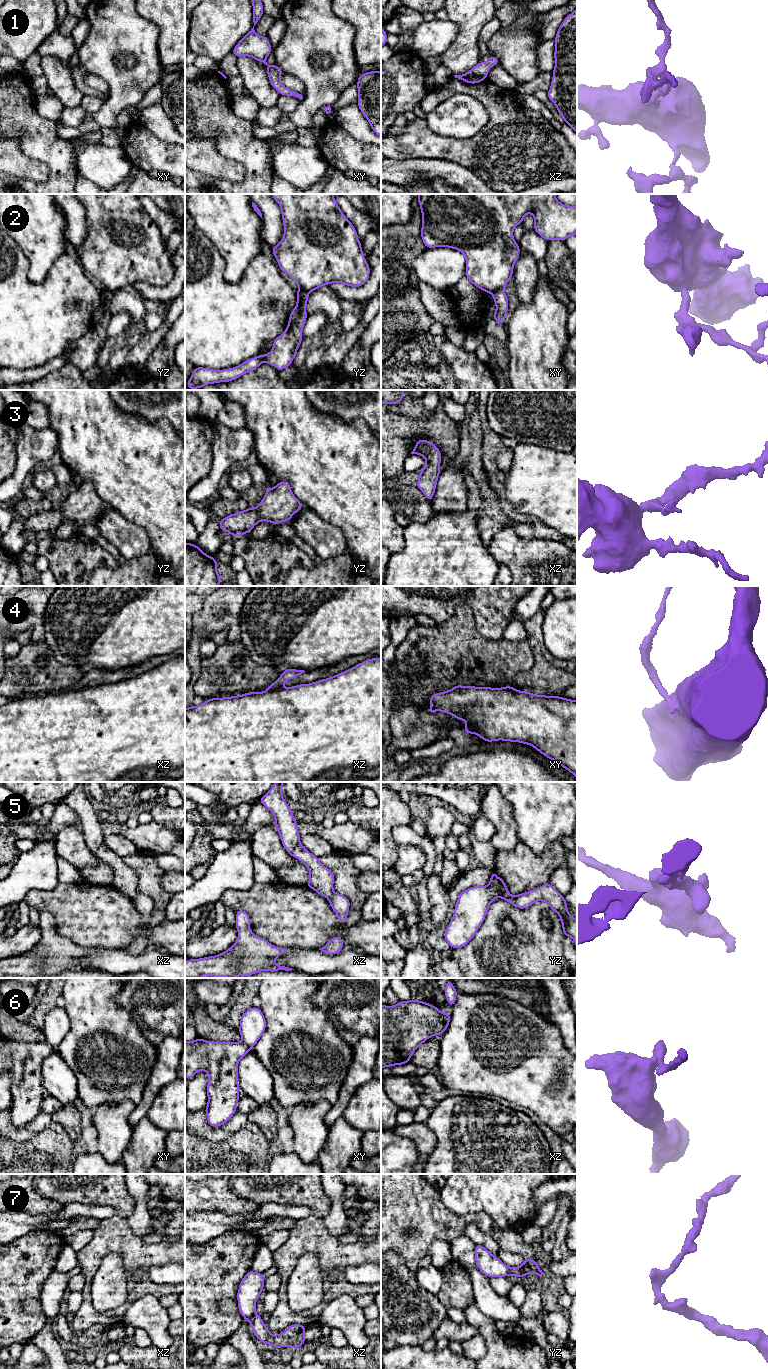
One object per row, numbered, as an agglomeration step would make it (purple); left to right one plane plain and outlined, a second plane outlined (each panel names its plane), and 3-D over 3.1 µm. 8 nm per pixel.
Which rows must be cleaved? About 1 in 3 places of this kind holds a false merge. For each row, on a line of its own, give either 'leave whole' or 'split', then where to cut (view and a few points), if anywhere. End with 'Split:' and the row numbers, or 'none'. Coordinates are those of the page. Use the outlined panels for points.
1: leave whole | no cut
2: split | xy (503, 288), (499, 288), (492, 293)
3: leave whole | no cut
4: split | xz (282, 686), (269, 691)
5: split | yz (490, 881), (500, 896)
6: split | xz (440, 1012), (443, 1024), (442, 1033)
7: split | xz (254, 1313), (250, 1321)
Split: 2, 4, 5, 6, 7

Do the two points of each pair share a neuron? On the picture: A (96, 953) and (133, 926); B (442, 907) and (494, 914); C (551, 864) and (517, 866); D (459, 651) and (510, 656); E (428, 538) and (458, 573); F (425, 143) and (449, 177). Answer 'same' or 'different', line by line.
A: different
B: different
C: same
D: same
E: same
F: different

